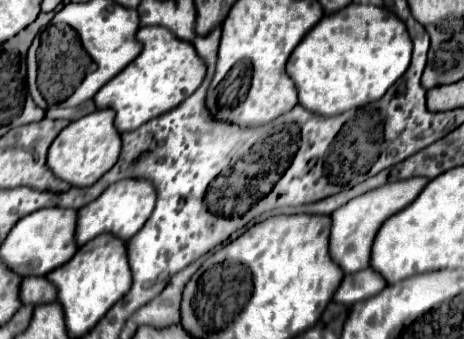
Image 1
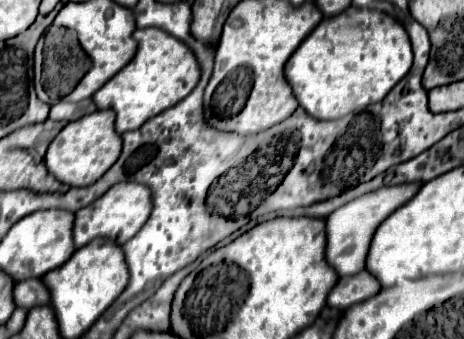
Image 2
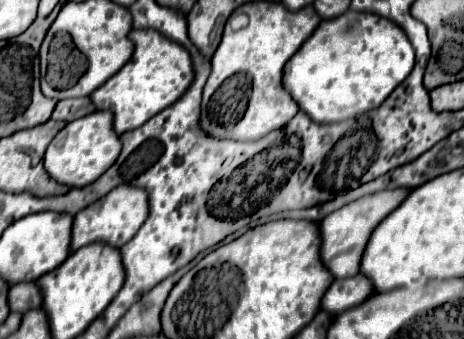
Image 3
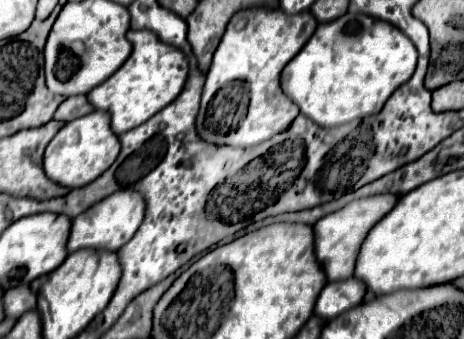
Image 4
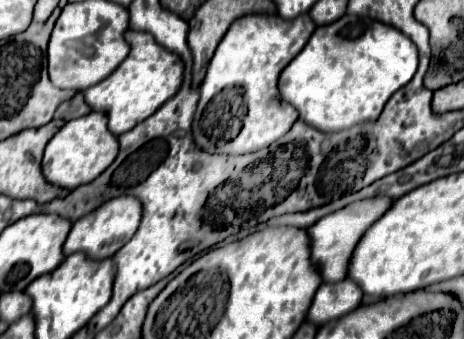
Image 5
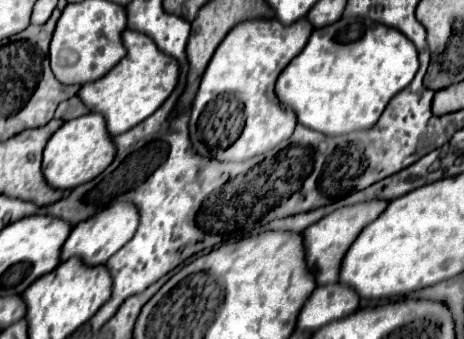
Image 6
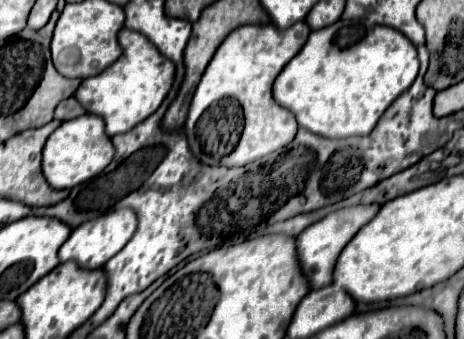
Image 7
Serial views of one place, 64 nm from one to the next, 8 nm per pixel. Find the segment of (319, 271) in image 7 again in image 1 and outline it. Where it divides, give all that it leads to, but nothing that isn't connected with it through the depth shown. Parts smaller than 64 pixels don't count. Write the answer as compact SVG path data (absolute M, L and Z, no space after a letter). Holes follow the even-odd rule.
M416 176L416 180L392 182L392 184L386 184L386 186L376 188L376 190L370 190L370 192L358 196L358 198L350 200L342 208L338 208L332 214L332 232L330 232L330 256L332 256L332 260L336 260L336 264L340 264L340 268L346 274L368 268L370 266L372 242L374 242L380 226L390 216L398 214L408 204L412 204L416 200L416 196L424 190L424 186L428 182L430 180L424 180L422 176Z

